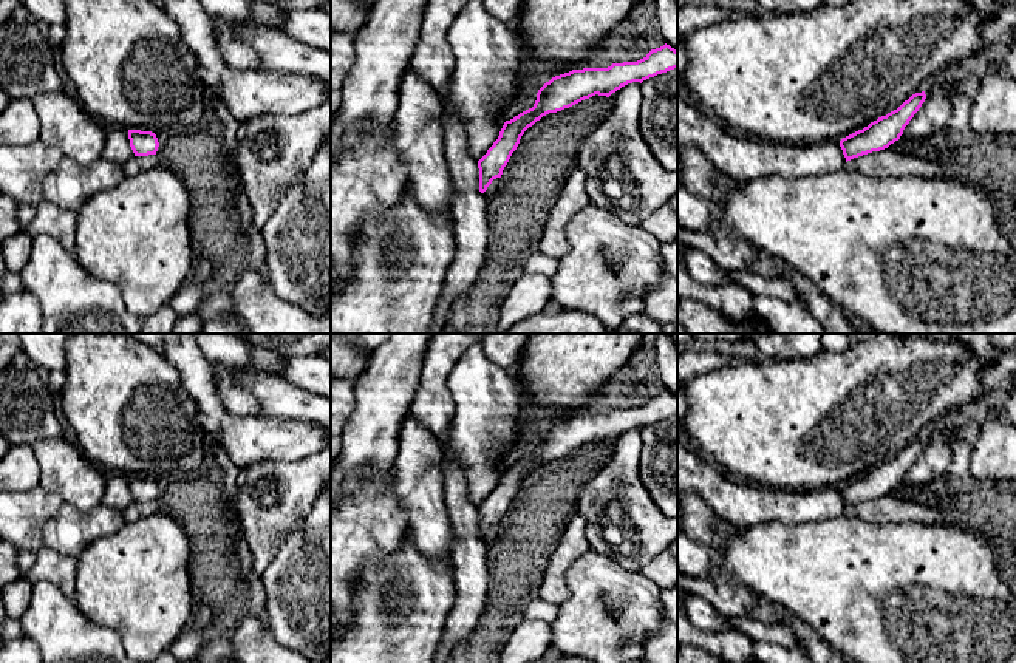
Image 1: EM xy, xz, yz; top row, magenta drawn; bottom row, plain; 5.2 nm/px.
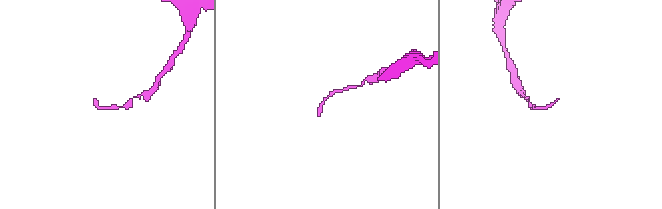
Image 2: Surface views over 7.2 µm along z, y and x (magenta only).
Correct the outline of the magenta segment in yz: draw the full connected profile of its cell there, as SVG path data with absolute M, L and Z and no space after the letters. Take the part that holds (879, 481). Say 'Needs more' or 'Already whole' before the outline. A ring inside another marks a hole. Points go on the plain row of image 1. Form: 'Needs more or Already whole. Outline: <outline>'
Already whole. Outline: M925 437L915 439L908 447L905 447L897 456L878 464L863 476L858 476L843 484L840 487L840 493L843 496L846 508L872 498L885 496L891 490L898 487L903 481L905 473L919 457L925 445Z

